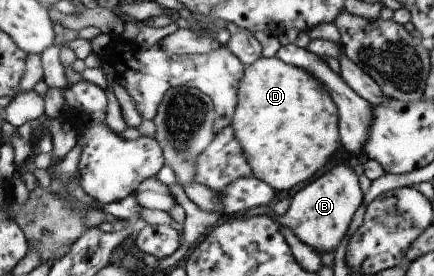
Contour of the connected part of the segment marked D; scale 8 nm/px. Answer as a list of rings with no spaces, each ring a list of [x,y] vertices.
[[[260,58],[246,68],[246,76],[240,84],[240,106],[234,116],[234,130],[242,142],[248,162],[255,176],[274,186],[280,192],[292,192],[296,186],[310,182],[318,170],[322,170],[342,146],[339,128],[339,112],[328,87],[316,80],[310,72],[274,58]]]

